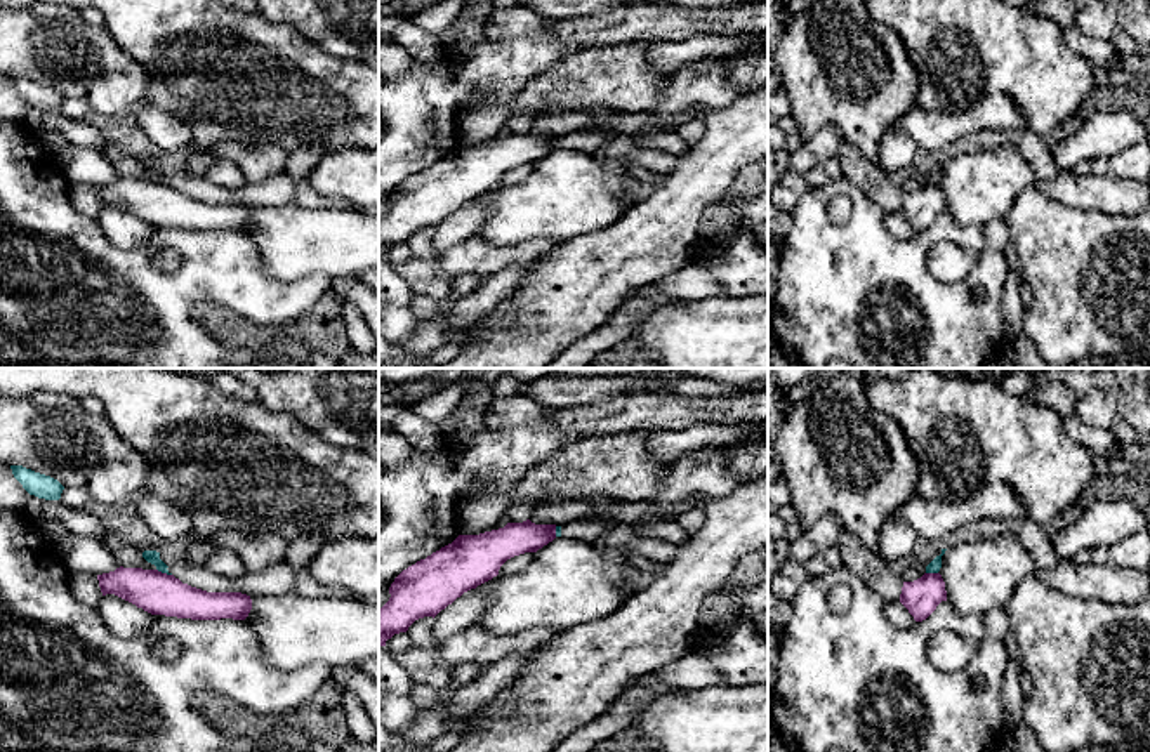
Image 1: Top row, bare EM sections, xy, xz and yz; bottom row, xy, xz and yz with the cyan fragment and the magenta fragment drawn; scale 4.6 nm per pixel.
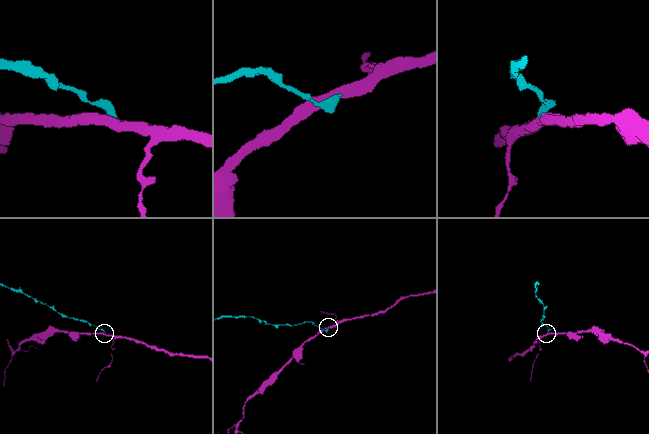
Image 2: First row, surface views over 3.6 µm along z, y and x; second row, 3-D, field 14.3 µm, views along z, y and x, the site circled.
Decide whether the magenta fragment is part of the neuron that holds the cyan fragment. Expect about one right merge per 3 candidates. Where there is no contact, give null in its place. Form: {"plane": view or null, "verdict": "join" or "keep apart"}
{"plane": "xy", "verdict": "keep apart"}

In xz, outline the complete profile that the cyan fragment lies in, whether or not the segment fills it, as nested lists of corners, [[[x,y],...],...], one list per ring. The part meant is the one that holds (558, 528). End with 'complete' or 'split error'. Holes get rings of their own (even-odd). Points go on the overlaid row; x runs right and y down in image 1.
[[[599,518],[580,519],[563,526],[556,526],[556,537],[578,538],[594,544],[606,530]]]; split error

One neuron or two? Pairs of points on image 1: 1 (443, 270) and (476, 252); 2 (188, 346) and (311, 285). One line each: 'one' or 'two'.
1: one
2: one

